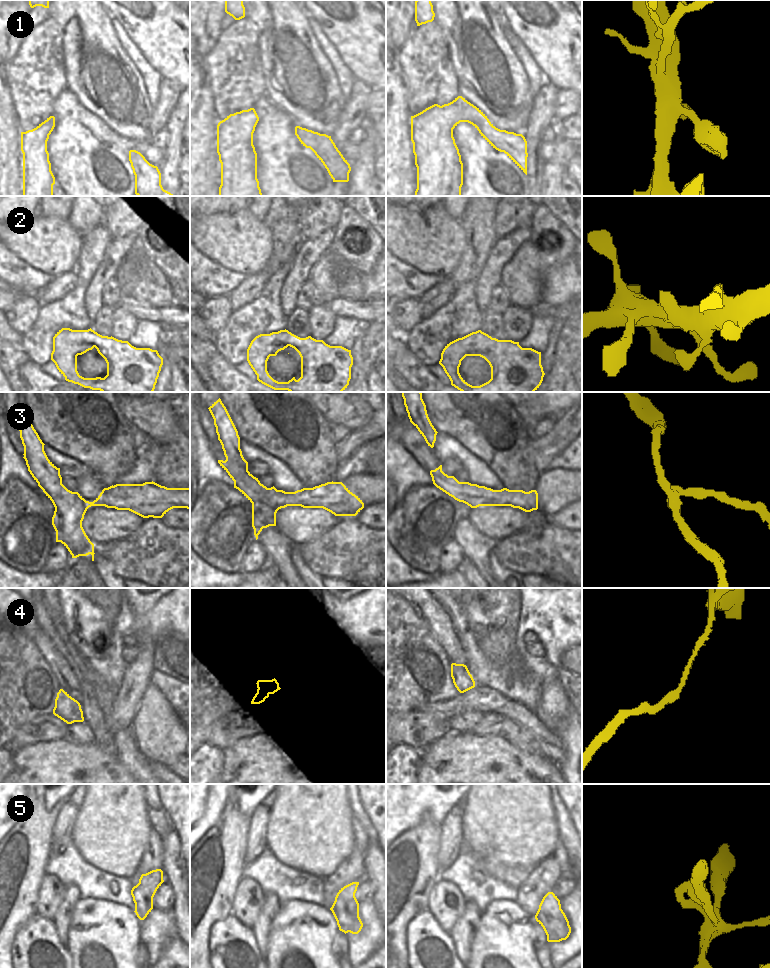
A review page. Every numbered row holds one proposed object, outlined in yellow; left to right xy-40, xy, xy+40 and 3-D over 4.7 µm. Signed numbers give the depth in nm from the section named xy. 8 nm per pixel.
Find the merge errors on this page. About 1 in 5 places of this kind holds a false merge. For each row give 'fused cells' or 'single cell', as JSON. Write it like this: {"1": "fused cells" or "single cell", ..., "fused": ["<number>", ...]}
{"1": "single cell", "2": "single cell", "3": "fused cells", "4": "single cell", "5": "single cell", "fused": ["3"]}

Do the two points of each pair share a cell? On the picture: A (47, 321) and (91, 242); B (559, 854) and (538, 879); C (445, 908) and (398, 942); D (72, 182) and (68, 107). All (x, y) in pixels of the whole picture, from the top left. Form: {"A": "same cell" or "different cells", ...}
{"A": "same cell", "B": "different cells", "C": "different cells", "D": "same cell"}

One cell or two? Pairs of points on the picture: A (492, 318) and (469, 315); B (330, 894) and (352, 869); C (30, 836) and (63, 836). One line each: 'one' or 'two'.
A: two
B: one
C: two

